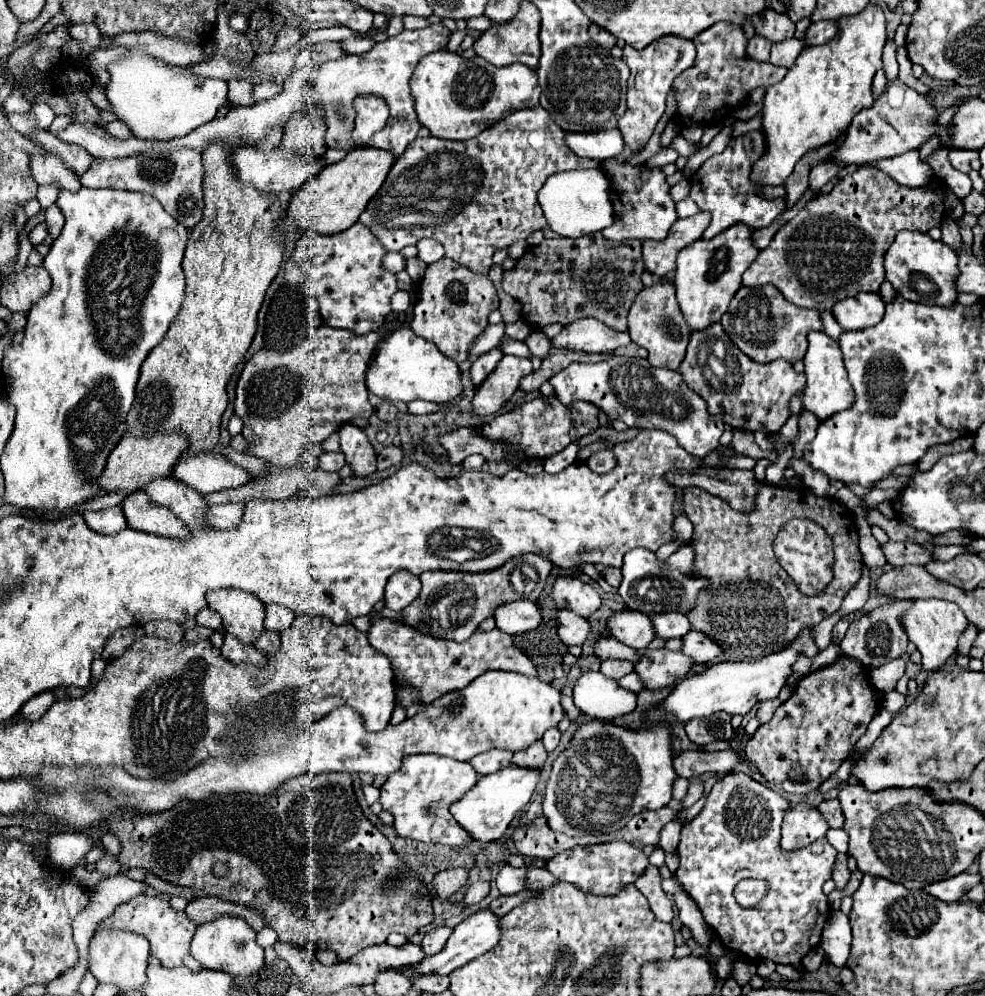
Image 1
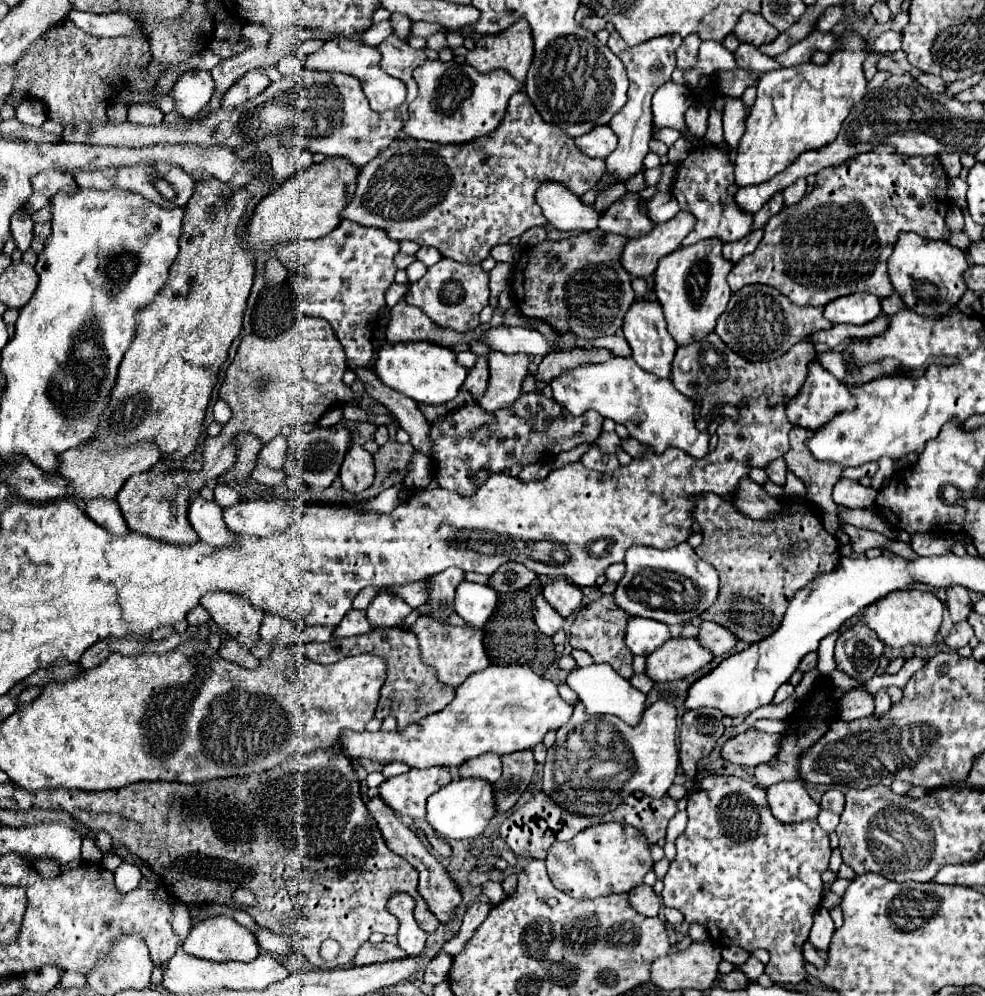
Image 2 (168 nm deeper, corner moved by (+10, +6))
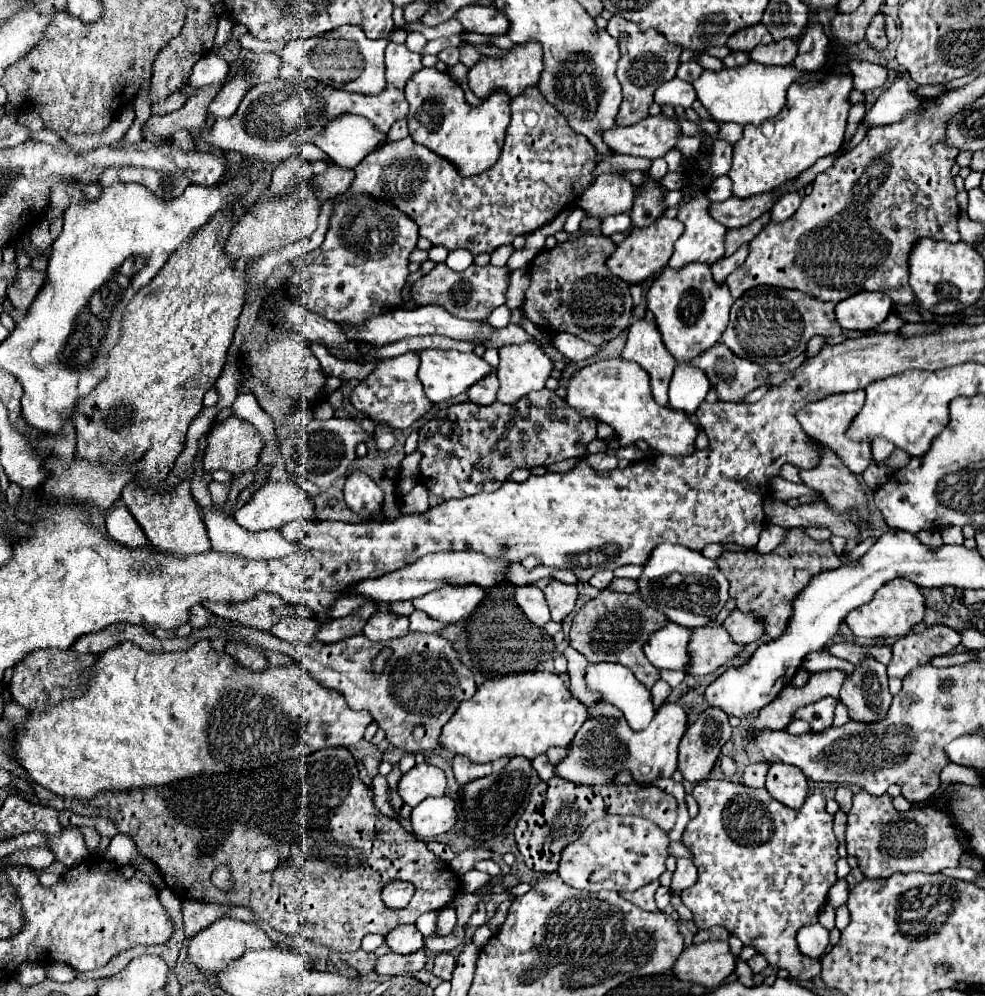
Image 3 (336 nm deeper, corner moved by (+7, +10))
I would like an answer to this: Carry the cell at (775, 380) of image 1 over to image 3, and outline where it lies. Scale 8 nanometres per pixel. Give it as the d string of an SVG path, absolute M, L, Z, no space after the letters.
M720 342L700 352L688 364L706 372L712 390L724 402L744 402L752 390L760 388L770 378L770 372L762 366L734 356L732 350Z

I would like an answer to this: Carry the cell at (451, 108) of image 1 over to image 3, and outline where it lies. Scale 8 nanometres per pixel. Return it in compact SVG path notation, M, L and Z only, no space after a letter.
M422 68L408 80L406 98L410 104L406 116L410 136L432 152L452 160L462 176L480 174L498 160L510 126L512 98L506 92L496 90L478 106L472 106L464 98L464 88L446 70Z

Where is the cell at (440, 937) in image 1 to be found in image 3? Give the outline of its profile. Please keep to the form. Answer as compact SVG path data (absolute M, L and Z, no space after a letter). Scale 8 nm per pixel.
M414 924L396 926L388 936L386 942L392 952L396 954L412 954L424 948L424 936L418 932Z

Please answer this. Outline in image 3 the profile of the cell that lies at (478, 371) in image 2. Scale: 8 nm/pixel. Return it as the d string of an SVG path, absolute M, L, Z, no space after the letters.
M490 372L476 384L468 388L468 396L476 404L492 404L496 400L496 388L498 388L498 378L496 372Z

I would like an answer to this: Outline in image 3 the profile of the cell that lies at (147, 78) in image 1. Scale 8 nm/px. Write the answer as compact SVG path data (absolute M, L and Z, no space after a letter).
M210 52L206 56L202 56L194 68L192 68L192 74L190 74L190 86L192 88L202 88L202 86L208 86L208 84L214 84L214 82L222 82L226 80L228 76L228 64L224 58L220 58L218 54Z

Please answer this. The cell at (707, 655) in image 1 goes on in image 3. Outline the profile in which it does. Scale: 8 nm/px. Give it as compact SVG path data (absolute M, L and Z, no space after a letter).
M732 610L722 626L724 626L724 630L728 630L730 638L736 644L750 644L764 634L756 616L740 612L740 610Z

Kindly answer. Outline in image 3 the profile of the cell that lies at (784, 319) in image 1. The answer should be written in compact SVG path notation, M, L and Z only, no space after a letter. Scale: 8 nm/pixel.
M762 288L744 292L730 310L730 324L724 330L720 342L726 344L736 356L752 360L760 366L774 362L786 364L796 356L804 354L806 344L812 336L838 336L842 334L840 324L834 318L832 302L820 302L798 290L786 288Z

